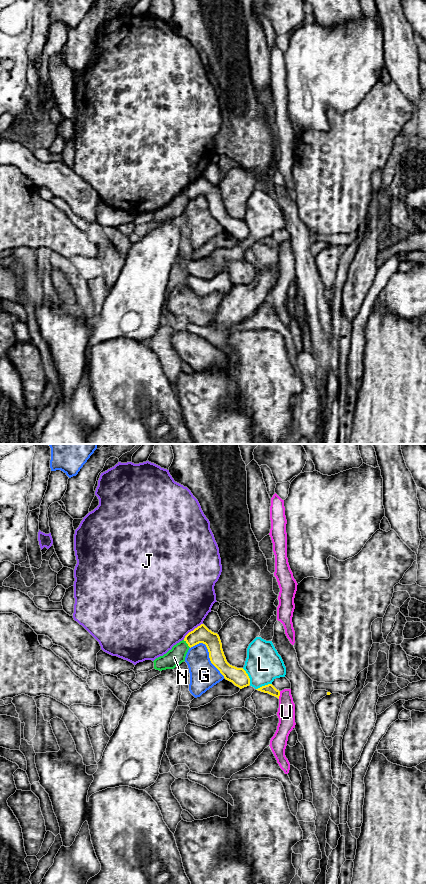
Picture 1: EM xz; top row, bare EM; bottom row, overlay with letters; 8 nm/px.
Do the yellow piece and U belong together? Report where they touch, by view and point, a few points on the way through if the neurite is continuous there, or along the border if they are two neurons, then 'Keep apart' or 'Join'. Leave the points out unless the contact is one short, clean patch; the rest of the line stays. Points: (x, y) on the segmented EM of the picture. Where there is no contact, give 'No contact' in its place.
Touches yellow at xz (279, 695). Boundary: xz (280, 691), (278, 698). Keep apart

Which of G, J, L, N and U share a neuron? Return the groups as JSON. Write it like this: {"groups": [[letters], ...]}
{"groups": [["G"], ["J"], ["L"], ["N"], ["U"]]}

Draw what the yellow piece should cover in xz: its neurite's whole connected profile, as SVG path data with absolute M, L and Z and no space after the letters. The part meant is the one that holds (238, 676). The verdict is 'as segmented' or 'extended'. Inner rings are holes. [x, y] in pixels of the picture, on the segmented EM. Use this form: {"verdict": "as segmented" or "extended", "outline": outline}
{"verdict": "as segmented", "outline": "M201 624L189 632L184 641L191 648L199 643L206 645L211 663L220 671L224 678L240 689L250 685L250 678L243 668L230 665L224 655L222 643L217 633Z"}

